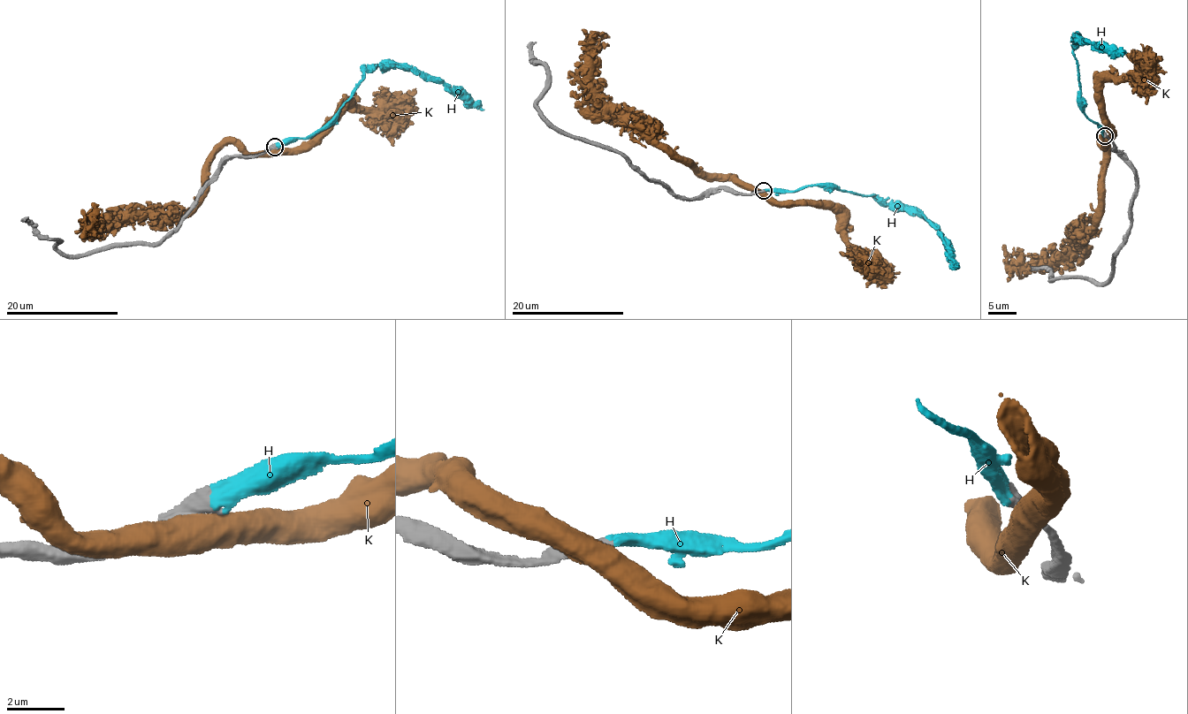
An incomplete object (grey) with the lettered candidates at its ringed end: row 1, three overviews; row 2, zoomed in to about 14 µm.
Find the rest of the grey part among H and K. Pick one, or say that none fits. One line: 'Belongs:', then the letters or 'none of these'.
Belongs: H

